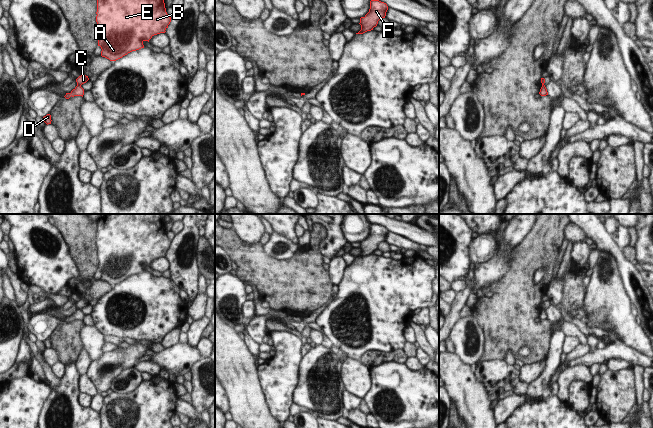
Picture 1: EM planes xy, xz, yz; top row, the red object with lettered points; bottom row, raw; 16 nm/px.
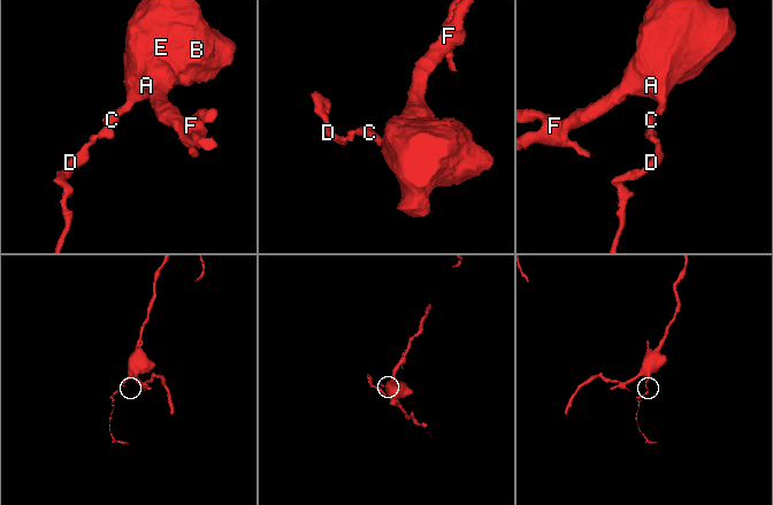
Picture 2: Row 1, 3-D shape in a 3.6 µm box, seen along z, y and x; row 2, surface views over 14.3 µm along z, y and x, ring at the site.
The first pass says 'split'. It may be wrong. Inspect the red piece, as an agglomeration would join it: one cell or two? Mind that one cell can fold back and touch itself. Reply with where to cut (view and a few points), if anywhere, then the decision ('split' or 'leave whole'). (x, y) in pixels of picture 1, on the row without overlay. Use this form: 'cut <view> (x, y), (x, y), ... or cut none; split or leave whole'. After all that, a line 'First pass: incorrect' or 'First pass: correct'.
cut xy (77, 308), (80, 310); split
First pass: correct

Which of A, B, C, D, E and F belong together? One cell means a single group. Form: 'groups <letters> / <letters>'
groups A B C E F / D

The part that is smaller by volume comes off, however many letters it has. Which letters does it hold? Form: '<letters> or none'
D.

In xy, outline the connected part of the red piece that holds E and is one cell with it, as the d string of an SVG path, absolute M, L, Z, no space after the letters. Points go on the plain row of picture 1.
M109 214L97 220L96 246L101 280L116 285L132 275L144 272L143 266L165 257L171 246L160 214Z

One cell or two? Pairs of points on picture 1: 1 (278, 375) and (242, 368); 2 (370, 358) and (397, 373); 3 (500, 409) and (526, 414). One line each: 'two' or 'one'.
1: two
2: two
3: two

